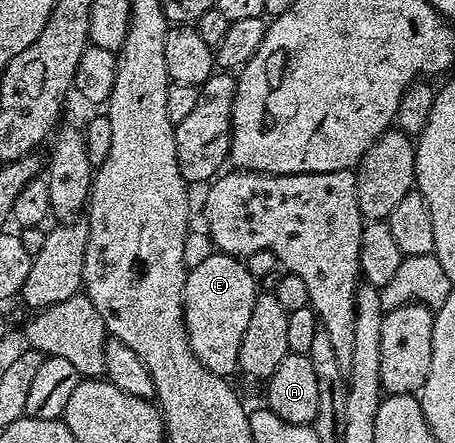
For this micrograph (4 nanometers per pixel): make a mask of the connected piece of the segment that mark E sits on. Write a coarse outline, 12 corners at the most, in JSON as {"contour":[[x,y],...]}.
{"contour":[[214,254],[188,271],[187,337],[210,372],[238,369],[256,277]]}

